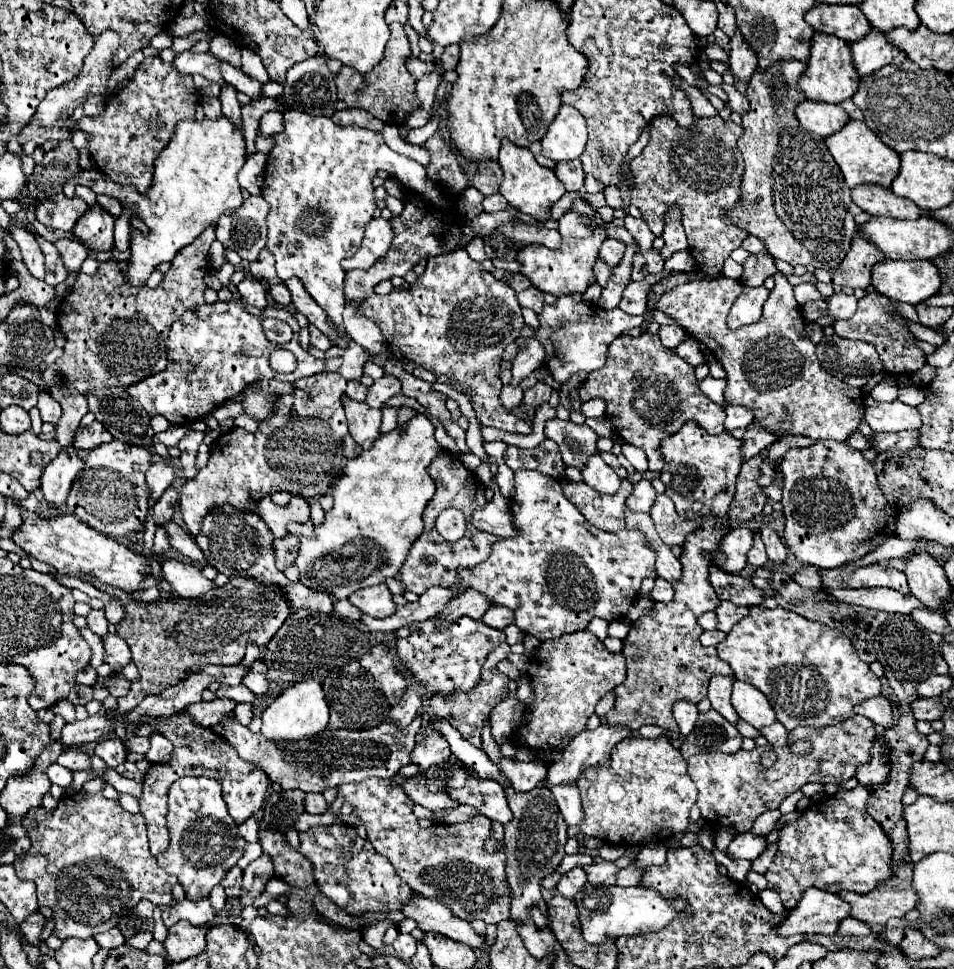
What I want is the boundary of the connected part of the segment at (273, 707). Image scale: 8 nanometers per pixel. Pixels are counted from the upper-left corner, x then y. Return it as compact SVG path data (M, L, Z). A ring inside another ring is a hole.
M319 680L297 682L293 688L279 694L263 710L261 718L263 718L261 734L275 744L279 744L279 742L301 742L301 740L309 740L309 738L319 736L321 732L325 732L325 728L329 724L329 708L325 702L325 694L321 690L321 682Z

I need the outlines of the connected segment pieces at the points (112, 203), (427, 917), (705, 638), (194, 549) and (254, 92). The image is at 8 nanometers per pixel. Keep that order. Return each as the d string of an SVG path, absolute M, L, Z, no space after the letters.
M99 194L99 198L97 198L97 204L99 204L99 206L103 206L103 210L111 212L113 216L119 216L119 214L123 212L123 206L121 206L121 202L119 202L117 198L113 198L113 196L107 196L107 194Z
M413 896L407 904L403 904L401 912L405 914L405 918L415 920L417 928L421 928L423 932L439 932L439 934L443 934L451 940L463 942L475 950L485 944L485 940L473 932L469 922L453 918L449 908L445 908L445 904L439 904L437 900Z
M713 630L713 632L703 632L701 634L701 644L703 646L717 646L719 642L725 640L727 634L723 634L721 630Z
M167 522L165 528L167 528L167 534L169 534L169 544L171 544L177 552L181 552L183 556L191 558L193 562L197 562L197 564L201 564L201 566L207 566L207 564L209 564L207 558L205 558L205 554L203 554L203 552L199 550L199 546L195 544L195 540L193 540L181 526L177 526L175 522Z
M221 62L221 74L227 80L227 84L231 84L233 88L237 88L239 92L251 96L251 98L259 98L261 96L261 82L249 78L247 74L243 74L239 68L233 68L227 62Z

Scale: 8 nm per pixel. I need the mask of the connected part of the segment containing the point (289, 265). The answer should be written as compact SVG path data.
M291 108L289 112L285 112L285 130L271 138L273 138L273 148L267 154L267 168L263 174L265 180L263 198L271 204L267 216L269 236L265 248L275 256L277 276L281 280L297 276L307 288L307 292L313 296L313 300L329 314L329 318L335 324L335 330L339 334L345 334L343 326L345 270L341 268L341 260L357 252L365 232L365 224L373 218L375 196L371 180L375 178L377 170L383 168L389 170L389 174L397 174L397 180L403 186L413 188L415 192L425 192L429 200L437 200L437 196L441 196L441 190L437 188L437 184L431 184L431 180L425 178L425 166L393 152L385 144L381 132L357 126L337 126L327 116L309 116L305 112Z

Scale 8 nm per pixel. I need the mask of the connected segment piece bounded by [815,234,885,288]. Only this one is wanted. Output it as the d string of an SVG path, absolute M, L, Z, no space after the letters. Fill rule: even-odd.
M857 234L853 238L851 250L847 252L839 268L835 268L835 272L815 270L815 276L819 282L831 284L831 286L839 284L847 288L869 288L873 284L871 268L881 260L885 260L885 254L875 244L871 244L861 234Z

